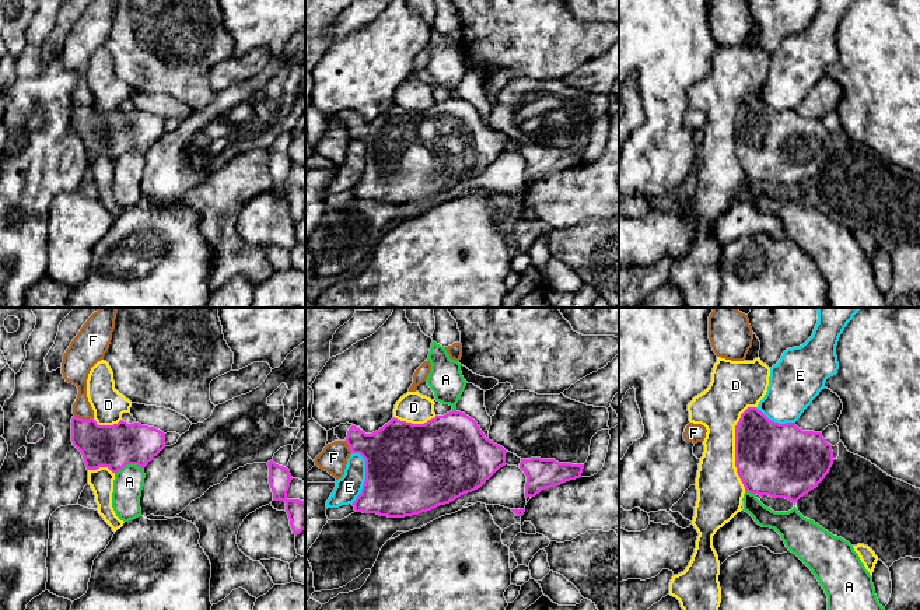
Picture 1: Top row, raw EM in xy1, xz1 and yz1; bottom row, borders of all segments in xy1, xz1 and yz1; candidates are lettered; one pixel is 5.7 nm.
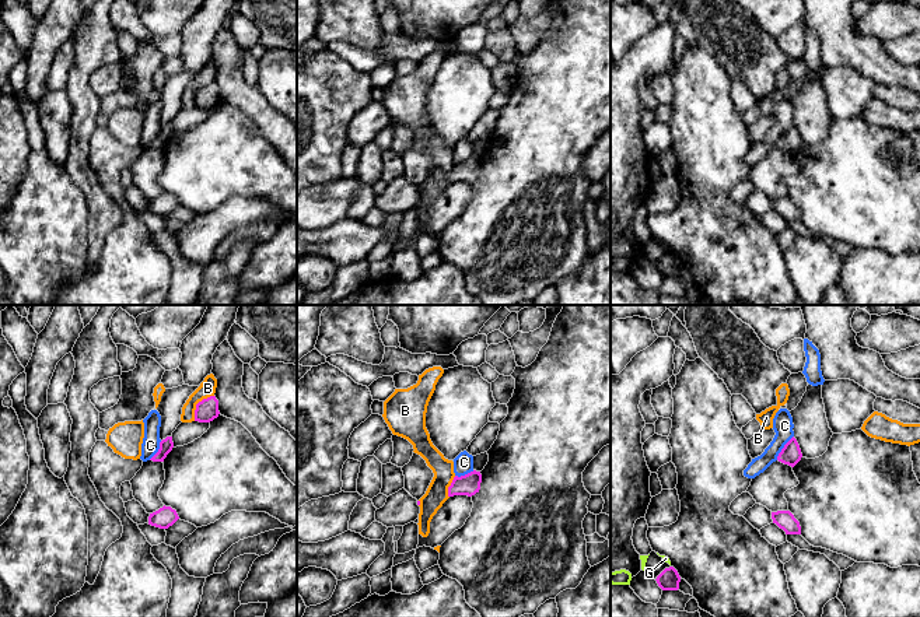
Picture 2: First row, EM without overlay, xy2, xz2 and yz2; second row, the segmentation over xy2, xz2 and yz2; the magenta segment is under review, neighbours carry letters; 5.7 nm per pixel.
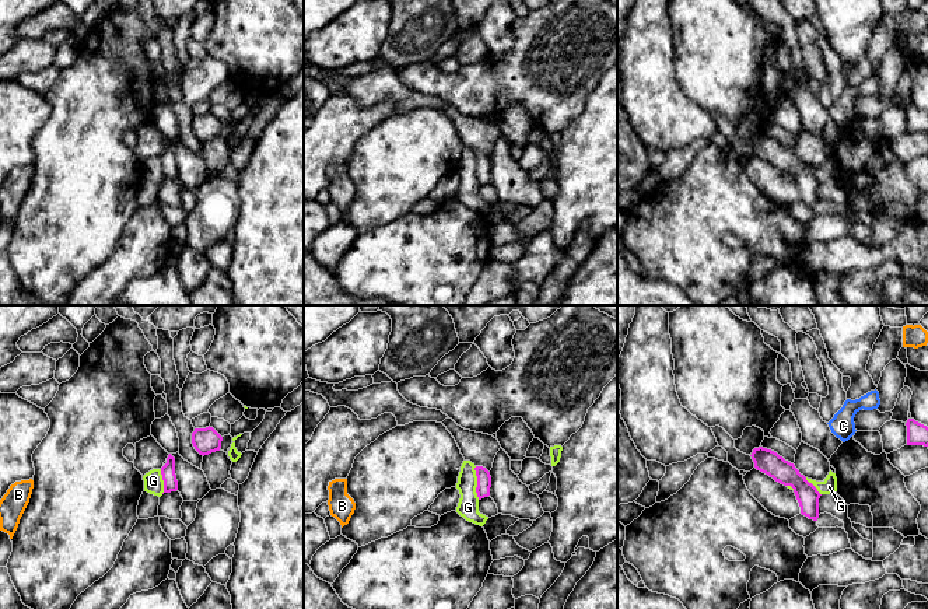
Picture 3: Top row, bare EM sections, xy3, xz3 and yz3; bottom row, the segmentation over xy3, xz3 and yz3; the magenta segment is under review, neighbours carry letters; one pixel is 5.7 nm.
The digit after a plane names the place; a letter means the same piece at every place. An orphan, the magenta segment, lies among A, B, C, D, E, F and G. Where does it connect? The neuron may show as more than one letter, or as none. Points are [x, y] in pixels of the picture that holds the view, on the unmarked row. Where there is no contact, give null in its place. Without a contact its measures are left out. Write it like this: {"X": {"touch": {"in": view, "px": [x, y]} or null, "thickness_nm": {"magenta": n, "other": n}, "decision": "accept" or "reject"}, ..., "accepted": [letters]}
{"A": {"touch": {"in": "xy1", "px": [129, 150]}, "thickness_nm": {"magenta": 260, "other": 170}, "decision": "reject"}, "B": {"touch": {"in": "xy2", "px": [196, 91]}, "thickness_nm": {"magenta": 130, "other": 100}, "decision": "reject"}, "C": {"touch": {"in": "yz2", "px": [783, 135]}, "thickness_nm": {"magenta": 120, "other": 120}, "decision": "reject"}, "D": {"touch": {"in": "yz1", "px": [735, 132]}, "thickness_nm": {"magenta": 420, "other": 260}, "decision": "reject"}, "E": {"touch": {"in": "xz1", "px": [366, 165]}, "thickness_nm": {"magenta": 500, "other": 150}, "decision": "reject"}, "F": {"touch": {"in": "xy1", "px": [84, 107]}, "thickness_nm": {"magenta": 260, "other": 110}, "decision": "reject"}, "G": {"touch": {"in": "xz3", "px": [477, 170]}, "thickness_nm": {"magenta": 80, "other": 130}, "decision": "reject"}, "accepted": []}

